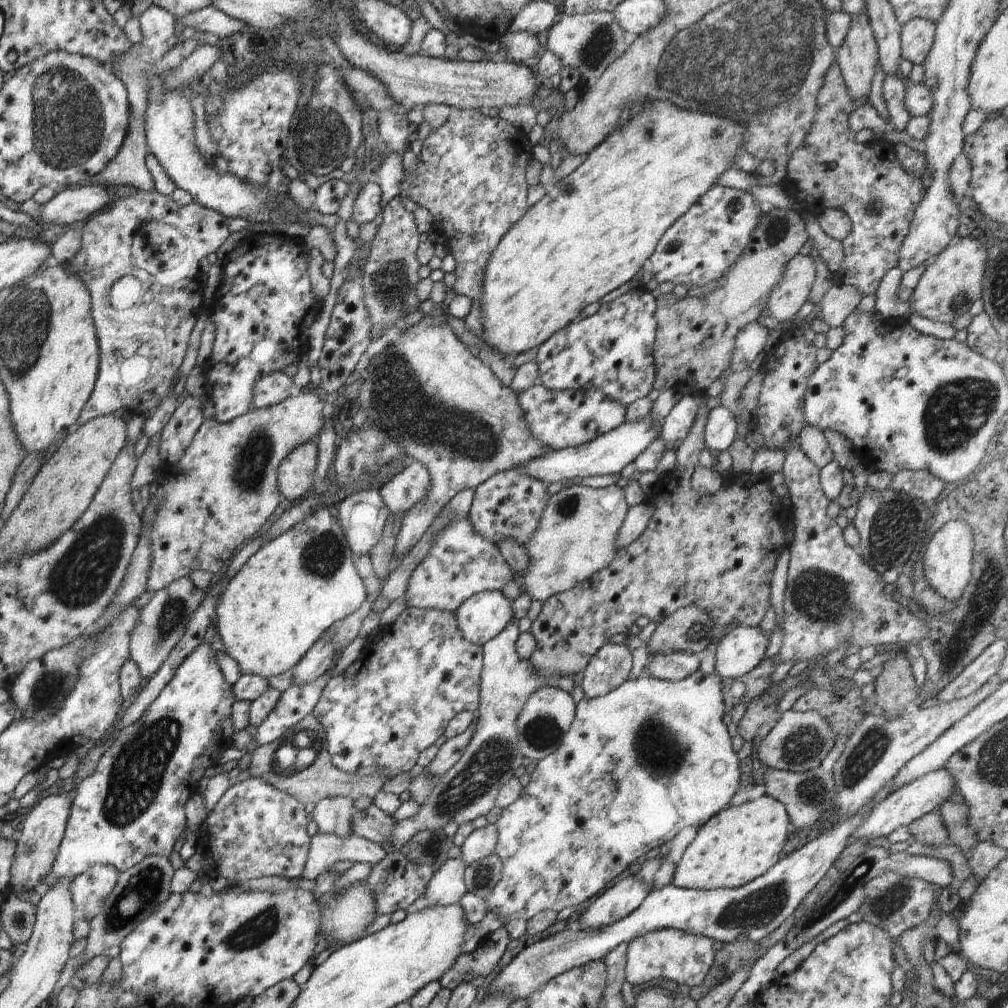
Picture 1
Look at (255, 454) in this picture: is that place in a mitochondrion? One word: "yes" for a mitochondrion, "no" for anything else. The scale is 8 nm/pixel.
yes

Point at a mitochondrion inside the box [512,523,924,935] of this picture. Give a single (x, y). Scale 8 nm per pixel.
(819, 596)

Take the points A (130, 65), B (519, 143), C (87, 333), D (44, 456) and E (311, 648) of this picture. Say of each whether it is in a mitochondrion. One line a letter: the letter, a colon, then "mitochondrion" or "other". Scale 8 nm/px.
A: other
B: other
C: other
D: other
E: other

